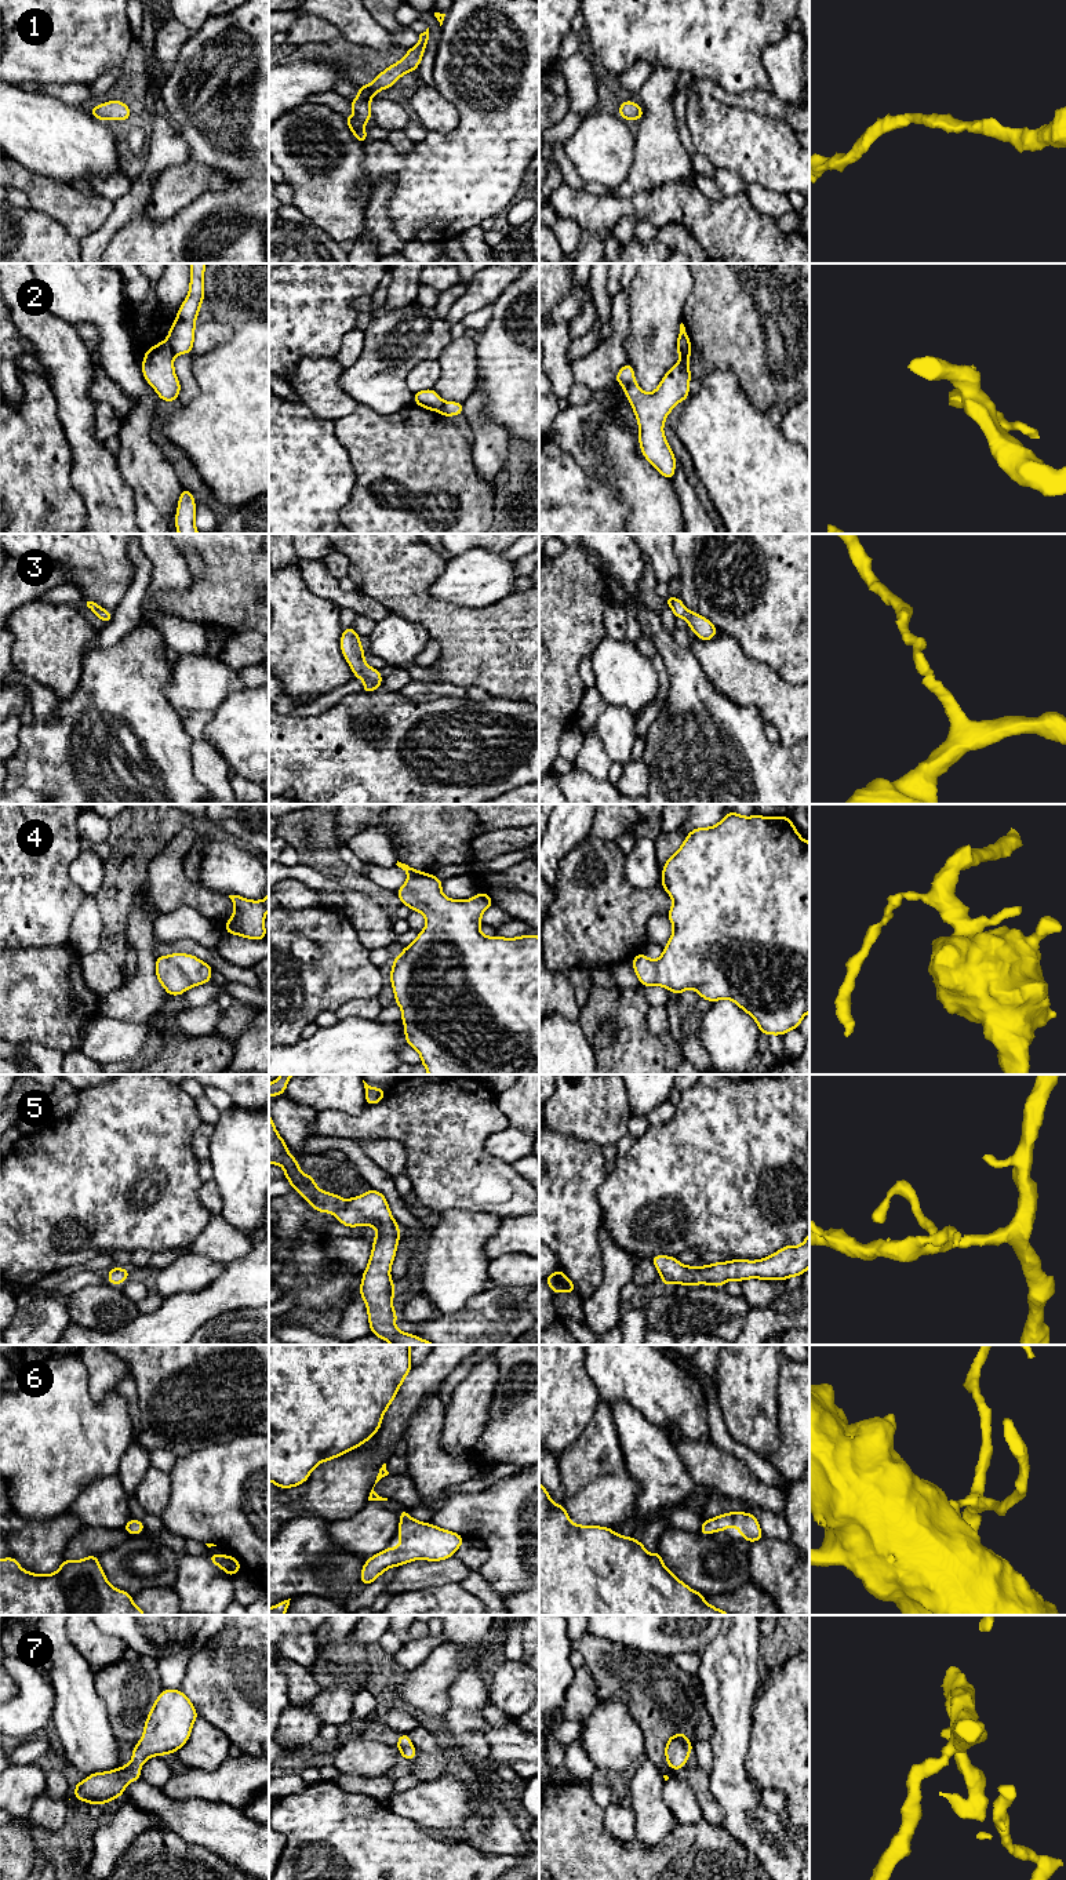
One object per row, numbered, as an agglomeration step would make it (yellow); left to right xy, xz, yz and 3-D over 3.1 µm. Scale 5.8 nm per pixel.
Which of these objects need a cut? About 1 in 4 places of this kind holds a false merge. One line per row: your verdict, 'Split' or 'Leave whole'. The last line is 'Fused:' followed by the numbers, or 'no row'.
1: Leave whole
2: Split
3: Leave whole
4: Leave whole
5: Leave whole
6: Leave whole
7: Leave whole
Fused: 2

